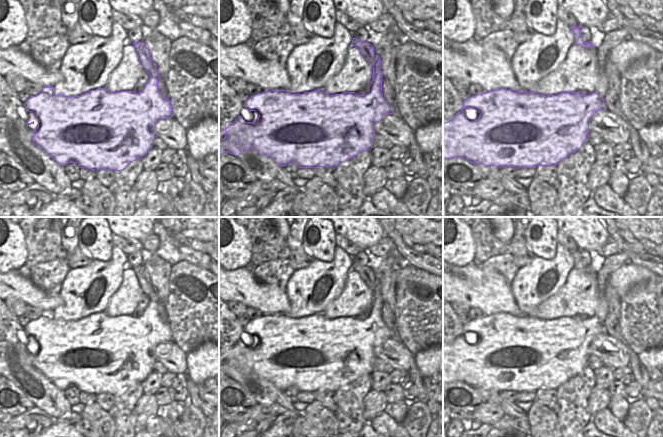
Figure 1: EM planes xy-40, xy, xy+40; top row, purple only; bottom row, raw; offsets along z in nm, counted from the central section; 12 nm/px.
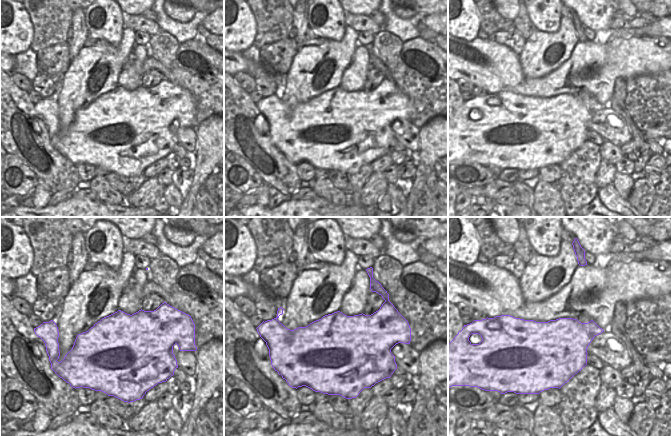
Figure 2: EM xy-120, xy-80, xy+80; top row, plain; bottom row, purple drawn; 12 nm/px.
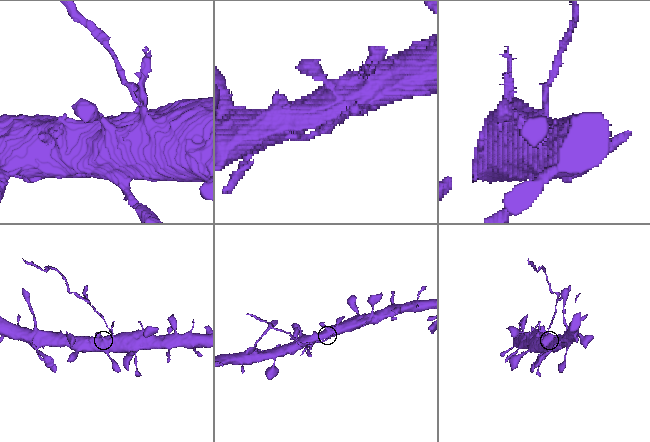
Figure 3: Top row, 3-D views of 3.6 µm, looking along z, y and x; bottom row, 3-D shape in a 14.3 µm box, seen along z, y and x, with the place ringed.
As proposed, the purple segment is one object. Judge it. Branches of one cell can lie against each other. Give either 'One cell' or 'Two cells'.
Two cells.

